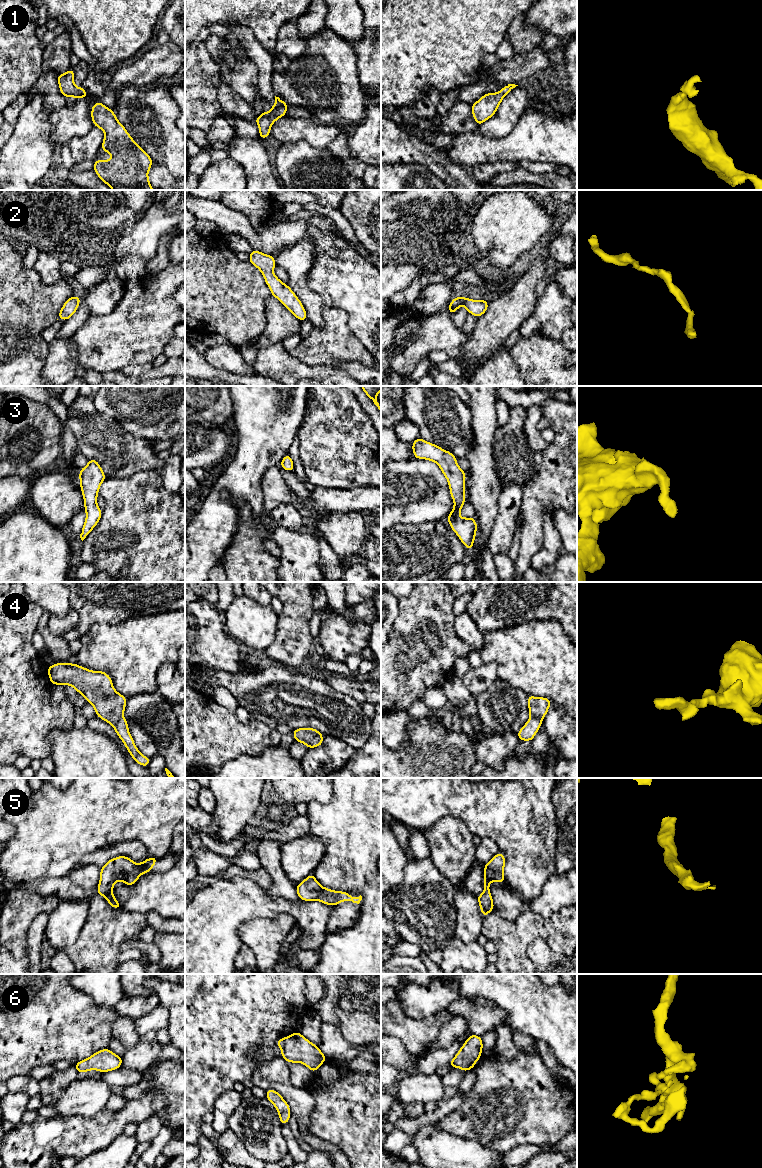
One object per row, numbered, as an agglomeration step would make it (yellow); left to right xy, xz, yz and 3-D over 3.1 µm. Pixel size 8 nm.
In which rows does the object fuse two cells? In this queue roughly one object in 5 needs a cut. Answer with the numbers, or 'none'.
none

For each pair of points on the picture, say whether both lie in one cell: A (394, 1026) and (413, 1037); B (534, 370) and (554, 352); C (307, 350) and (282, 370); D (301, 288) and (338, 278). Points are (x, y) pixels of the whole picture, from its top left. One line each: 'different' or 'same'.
A: same
B: same
C: different
D: different

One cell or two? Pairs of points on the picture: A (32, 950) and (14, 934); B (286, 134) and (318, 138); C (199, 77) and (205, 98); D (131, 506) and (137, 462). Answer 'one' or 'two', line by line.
A: two
B: one
C: one
D: two

